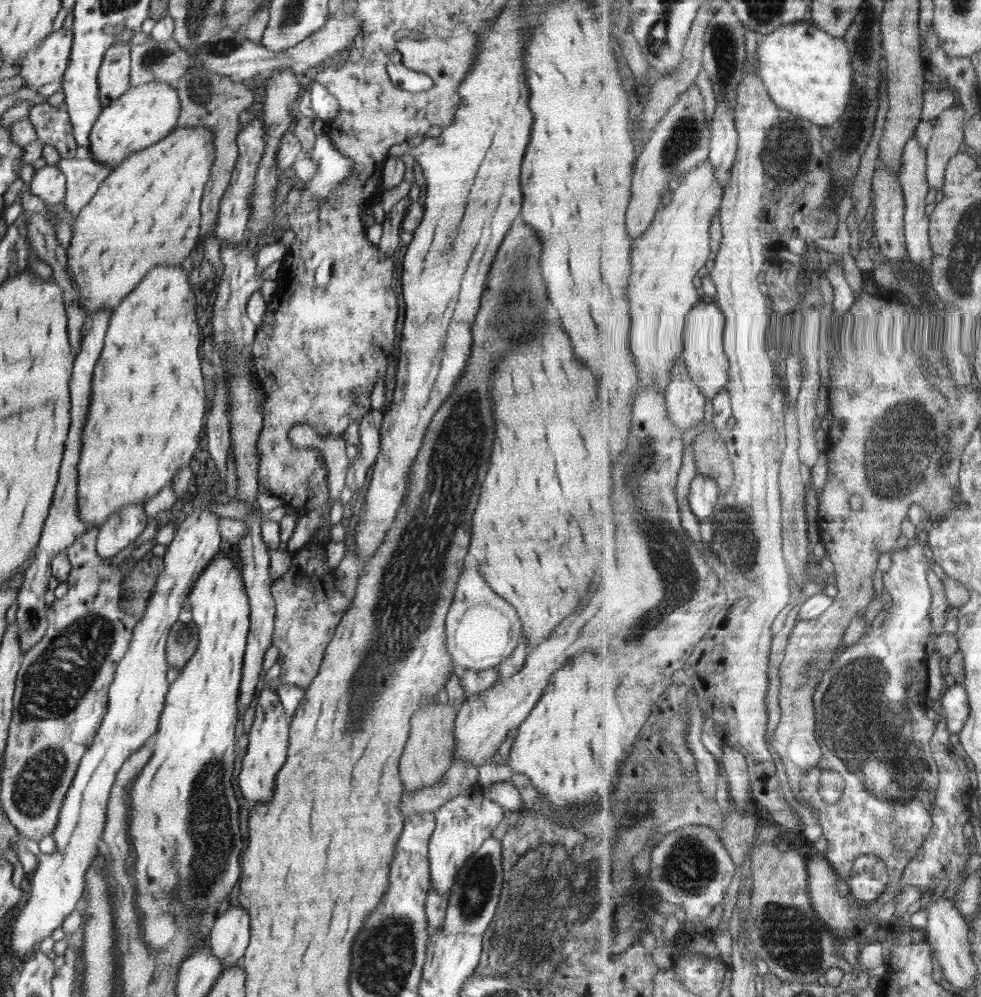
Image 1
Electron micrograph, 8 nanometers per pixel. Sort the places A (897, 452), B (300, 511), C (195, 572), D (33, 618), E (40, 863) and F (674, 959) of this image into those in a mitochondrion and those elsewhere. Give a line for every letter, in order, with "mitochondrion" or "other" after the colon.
A: mitochondrion
B: other
C: other
D: mitochondrion
E: other
F: other

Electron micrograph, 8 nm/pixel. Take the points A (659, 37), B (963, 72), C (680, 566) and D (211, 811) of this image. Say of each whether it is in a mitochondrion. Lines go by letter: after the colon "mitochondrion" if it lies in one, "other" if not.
A: mitochondrion
B: other
C: mitochondrion
D: mitochondrion

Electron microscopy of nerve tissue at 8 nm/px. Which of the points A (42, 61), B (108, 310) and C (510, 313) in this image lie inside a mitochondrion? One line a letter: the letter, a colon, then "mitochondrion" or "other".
A: other
B: other
C: mitochondrion

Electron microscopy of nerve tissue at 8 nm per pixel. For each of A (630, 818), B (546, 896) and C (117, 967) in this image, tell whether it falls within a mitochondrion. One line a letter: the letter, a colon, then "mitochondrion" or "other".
A: mitochondrion
B: mitochondrion
C: other

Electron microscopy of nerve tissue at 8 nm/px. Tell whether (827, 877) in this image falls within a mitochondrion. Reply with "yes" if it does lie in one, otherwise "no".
no

